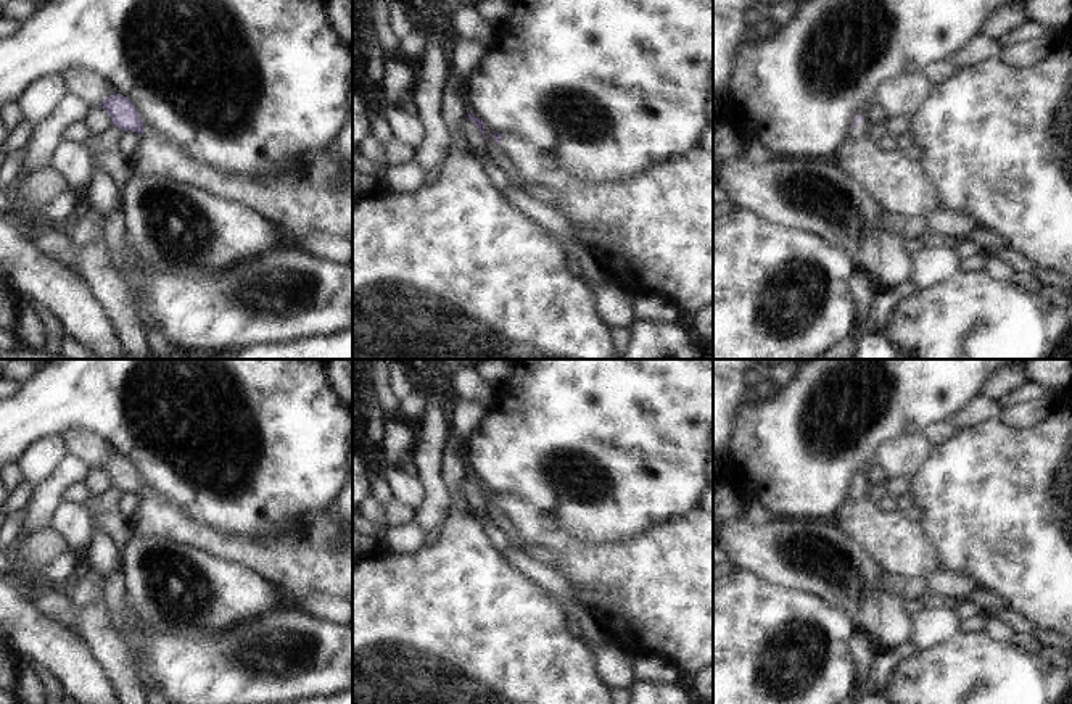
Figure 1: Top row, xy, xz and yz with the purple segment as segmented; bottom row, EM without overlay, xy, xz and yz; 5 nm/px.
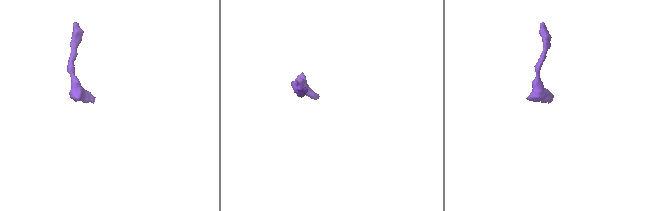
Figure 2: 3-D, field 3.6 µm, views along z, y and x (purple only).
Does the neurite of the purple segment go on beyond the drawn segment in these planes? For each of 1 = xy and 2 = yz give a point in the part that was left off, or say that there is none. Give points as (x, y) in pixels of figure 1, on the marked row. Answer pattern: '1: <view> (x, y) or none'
1: xy (316, 198)
2: yz (902, 186)

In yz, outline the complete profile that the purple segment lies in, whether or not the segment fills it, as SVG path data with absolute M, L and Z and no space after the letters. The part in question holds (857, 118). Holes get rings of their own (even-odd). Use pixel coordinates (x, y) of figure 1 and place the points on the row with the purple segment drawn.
M855 116L835 151L839 169L863 185L884 211L901 217L929 217L940 208L940 200L922 161L911 159L900 148L884 151L869 135L869 127L864 116Z

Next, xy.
M116 92L98 108L109 114L113 126L138 135L138 145L129 156L135 174L174 180L224 201L246 205L280 232L298 238L348 238L353 234L353 171L343 164L333 145L324 155L311 156L301 168L283 169L262 180L222 174L195 161L177 143L146 129L134 103Z

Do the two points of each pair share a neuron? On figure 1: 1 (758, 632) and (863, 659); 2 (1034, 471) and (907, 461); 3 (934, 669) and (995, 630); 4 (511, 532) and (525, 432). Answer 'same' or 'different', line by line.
1: different
2: different
3: different
4: different

